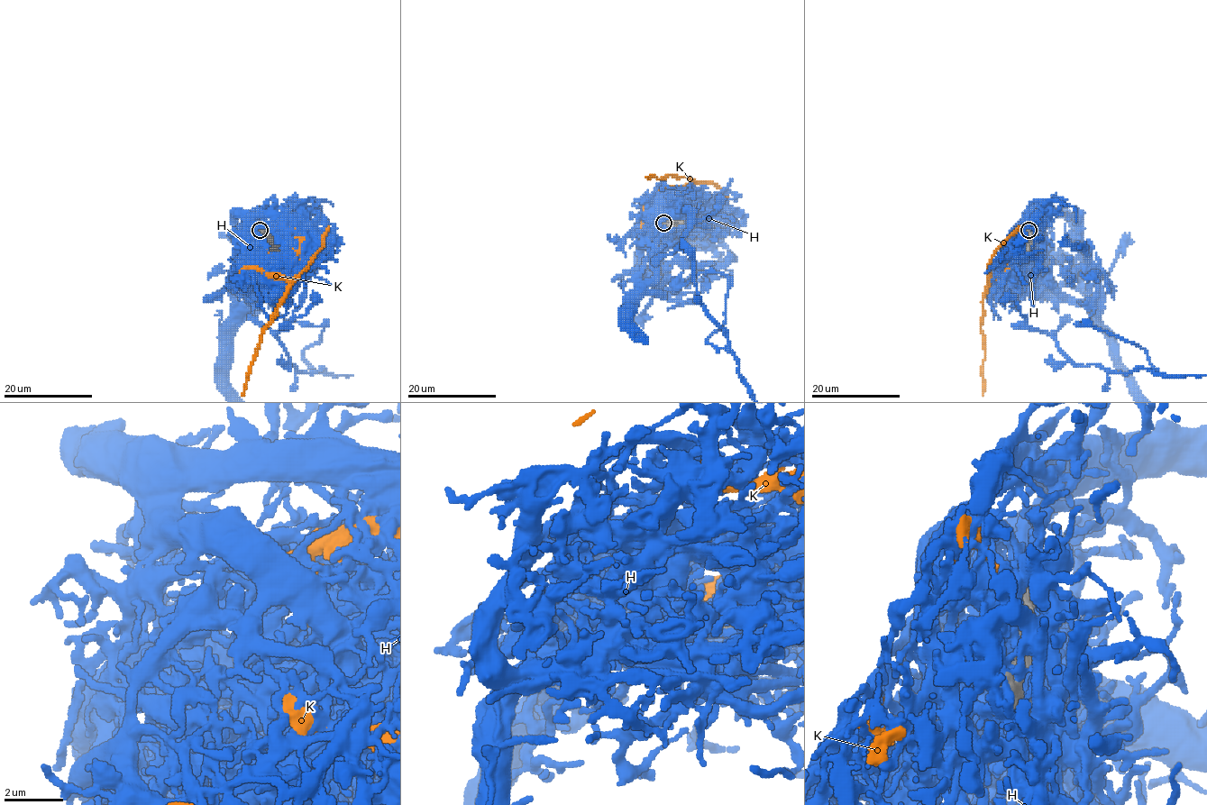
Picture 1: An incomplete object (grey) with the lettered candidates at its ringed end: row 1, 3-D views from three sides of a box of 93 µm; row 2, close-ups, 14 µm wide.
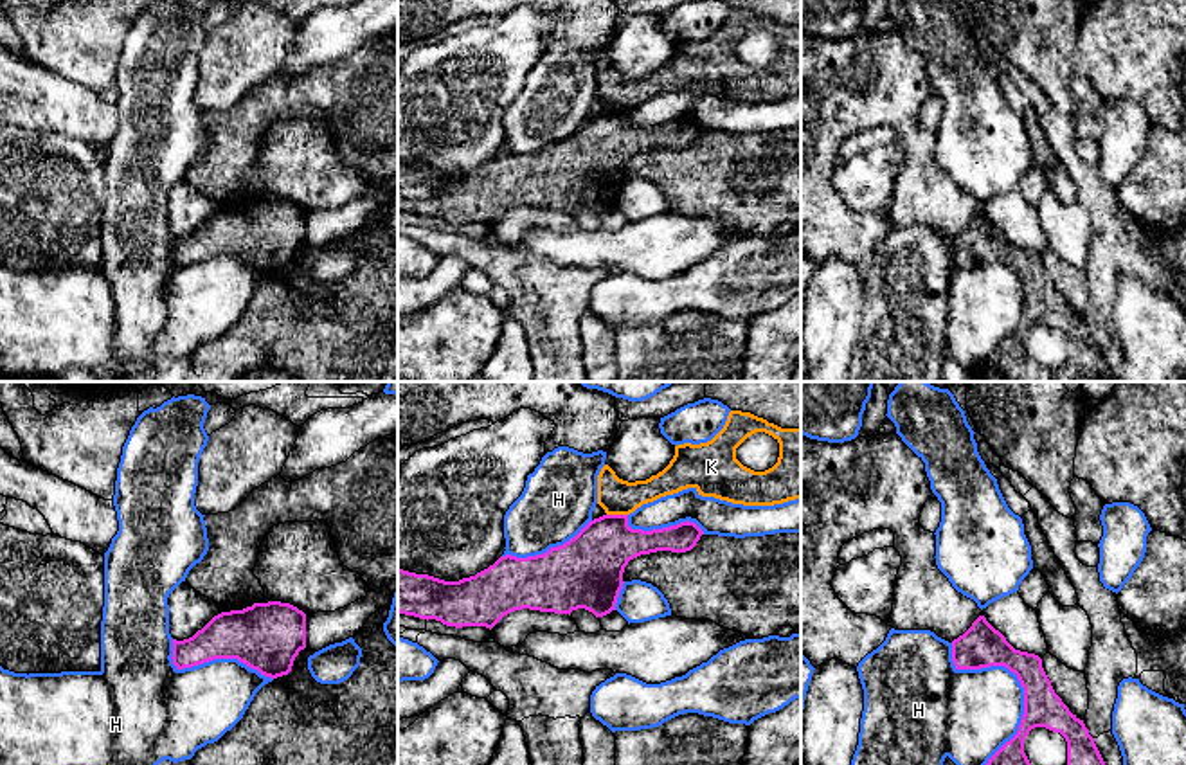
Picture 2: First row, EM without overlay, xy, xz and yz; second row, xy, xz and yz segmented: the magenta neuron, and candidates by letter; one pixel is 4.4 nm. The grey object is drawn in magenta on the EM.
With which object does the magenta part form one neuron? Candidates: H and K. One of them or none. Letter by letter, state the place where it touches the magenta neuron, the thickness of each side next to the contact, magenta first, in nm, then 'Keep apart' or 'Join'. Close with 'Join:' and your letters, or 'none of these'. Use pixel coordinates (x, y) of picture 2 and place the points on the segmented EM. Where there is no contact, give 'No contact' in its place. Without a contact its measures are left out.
H: Touches magenta at yz (1017, 677). Thickness 190 nm (magenta) against 380 nm. Keep apart
K: Touches magenta at xz (618, 515). Thickness 280 nm (magenta) against 160 nm. Keep apart
Join: none of these

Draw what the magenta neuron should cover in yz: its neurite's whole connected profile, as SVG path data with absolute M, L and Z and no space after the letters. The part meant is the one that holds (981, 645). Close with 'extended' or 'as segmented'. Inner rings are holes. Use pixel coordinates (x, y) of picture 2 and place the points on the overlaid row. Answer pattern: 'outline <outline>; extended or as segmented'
outline M979 616L963 635L952 641L952 661L956 670L1004 666L1024 688L1024 715L1019 731L986 765L1031 765L1024 752L1024 740L1035 727L1046 727L1065 738L1067 765L1105 765L1083 720L1073 715L1055 693L1042 659L1015 650L984 616Z; as segmented

